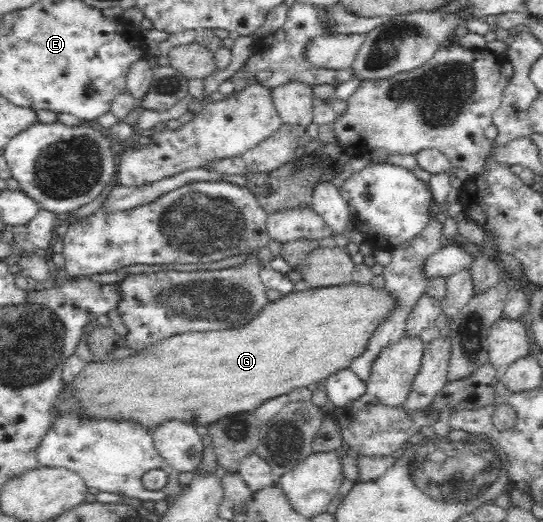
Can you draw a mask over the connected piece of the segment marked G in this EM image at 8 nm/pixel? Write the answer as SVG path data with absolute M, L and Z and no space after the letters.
M346 285L342 287L328 288L309 288L302 292L293 292L284 295L278 301L272 302L270 306L264 308L252 322L233 329L215 330L215 331L196 331L194 333L184 333L160 339L158 342L147 345L144 349L136 350L129 357L124 359L105 359L103 361L88 362L84 369L72 381L63 383L59 395L52 401L48 407L48 415L54 423L58 418L76 418L78 422L96 422L96 419L114 419L114 421L138 421L146 430L154 430L154 427L162 425L164 421L178 419L184 423L199 425L210 425L230 414L239 414L242 412L254 412L260 405L282 395L290 395L296 388L311 388L313 384L320 380L325 380L335 371L348 366L354 356L357 356L367 340L370 338L374 329L390 314L393 308L393 300L385 291L375 291L368 287L357 287L356 285Z

